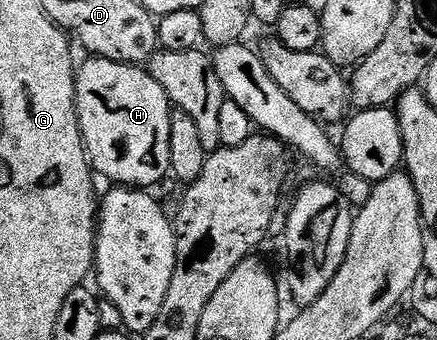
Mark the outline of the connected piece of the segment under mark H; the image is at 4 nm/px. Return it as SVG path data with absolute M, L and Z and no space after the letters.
M91 57L78 66L75 75L75 110L79 116L79 130L88 162L96 174L108 177L119 187L150 190L164 176L170 174L169 127L173 106L165 95L161 83L153 79L146 68L135 63L110 61L104 57Z

